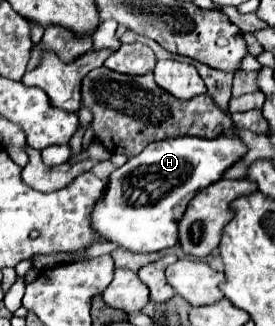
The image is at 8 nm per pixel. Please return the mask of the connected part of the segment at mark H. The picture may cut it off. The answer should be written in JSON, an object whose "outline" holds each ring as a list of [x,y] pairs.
{"outline":[[[227,131],[221,137],[215,139],[199,139],[199,137],[177,137],[177,139],[165,139],[151,143],[145,147],[139,155],[129,157],[129,161],[115,169],[105,185],[105,191],[101,199],[93,205],[91,211],[91,227],[93,231],[109,243],[115,243],[117,247],[123,247],[131,253],[155,253],[167,247],[173,247],[177,243],[177,221],[183,215],[187,203],[203,191],[213,181],[219,181],[223,171],[229,169],[243,153],[245,145],[233,137],[233,131]]]}

